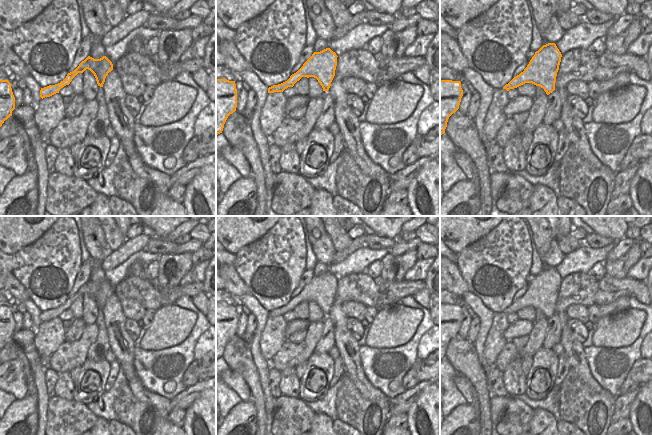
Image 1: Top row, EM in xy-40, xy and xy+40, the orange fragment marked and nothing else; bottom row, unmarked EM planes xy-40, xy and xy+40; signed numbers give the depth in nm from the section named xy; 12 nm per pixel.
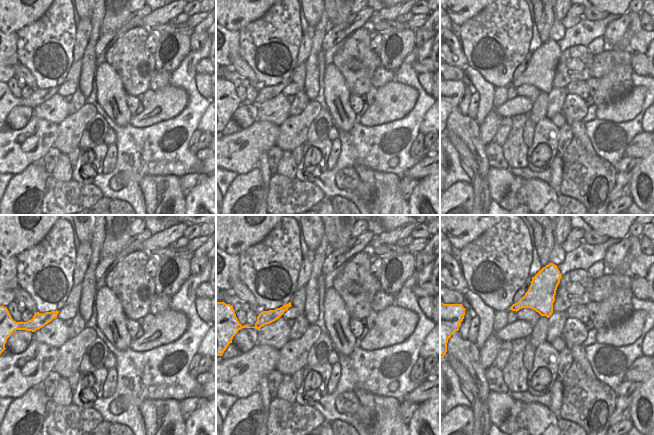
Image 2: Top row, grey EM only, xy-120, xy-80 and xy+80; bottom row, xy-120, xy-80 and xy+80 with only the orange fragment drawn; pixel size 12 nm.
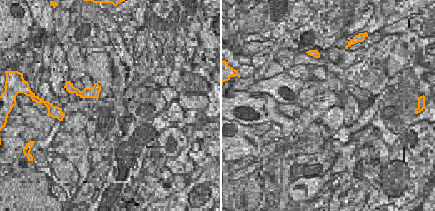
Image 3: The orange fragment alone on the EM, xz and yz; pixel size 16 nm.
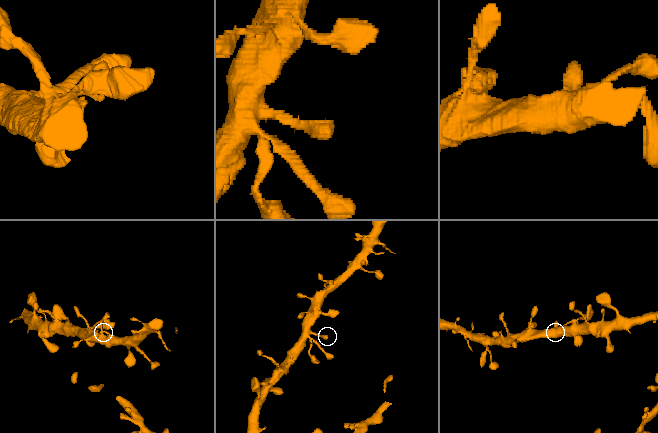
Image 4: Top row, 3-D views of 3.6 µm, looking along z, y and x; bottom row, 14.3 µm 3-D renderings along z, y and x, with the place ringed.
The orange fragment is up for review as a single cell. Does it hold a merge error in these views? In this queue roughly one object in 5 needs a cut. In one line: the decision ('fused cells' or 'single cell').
single cell

